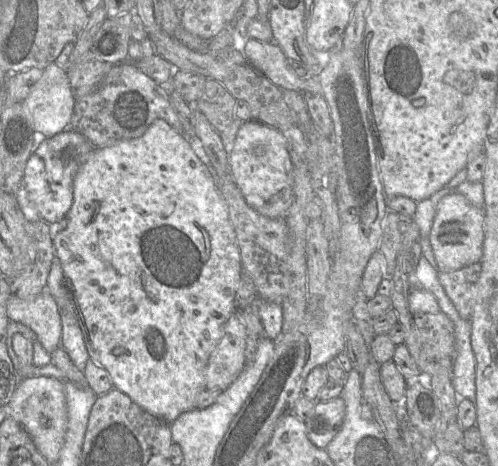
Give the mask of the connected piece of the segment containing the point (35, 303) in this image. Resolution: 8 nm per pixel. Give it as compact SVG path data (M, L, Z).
M46 290L30 300L11 296L7 302L6 314L9 321L29 327L50 354L57 348L62 348L61 318L54 299Z

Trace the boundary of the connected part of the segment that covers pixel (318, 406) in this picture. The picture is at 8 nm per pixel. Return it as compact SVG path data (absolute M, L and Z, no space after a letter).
M341 397L316 401L312 416L305 422L308 439L316 447L325 449L339 432L345 414L346 405Z

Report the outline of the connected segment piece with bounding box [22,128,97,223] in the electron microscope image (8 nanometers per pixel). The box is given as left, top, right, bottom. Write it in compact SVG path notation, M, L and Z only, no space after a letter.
M70 128L41 142L27 160L23 185L28 193L38 219L56 223L66 218L73 203L73 179L80 166L94 148L80 133Z

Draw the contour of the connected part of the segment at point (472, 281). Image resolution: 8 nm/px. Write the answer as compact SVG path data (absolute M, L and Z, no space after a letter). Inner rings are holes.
M482 262L455 271L439 271L438 279L461 318L471 320Z

